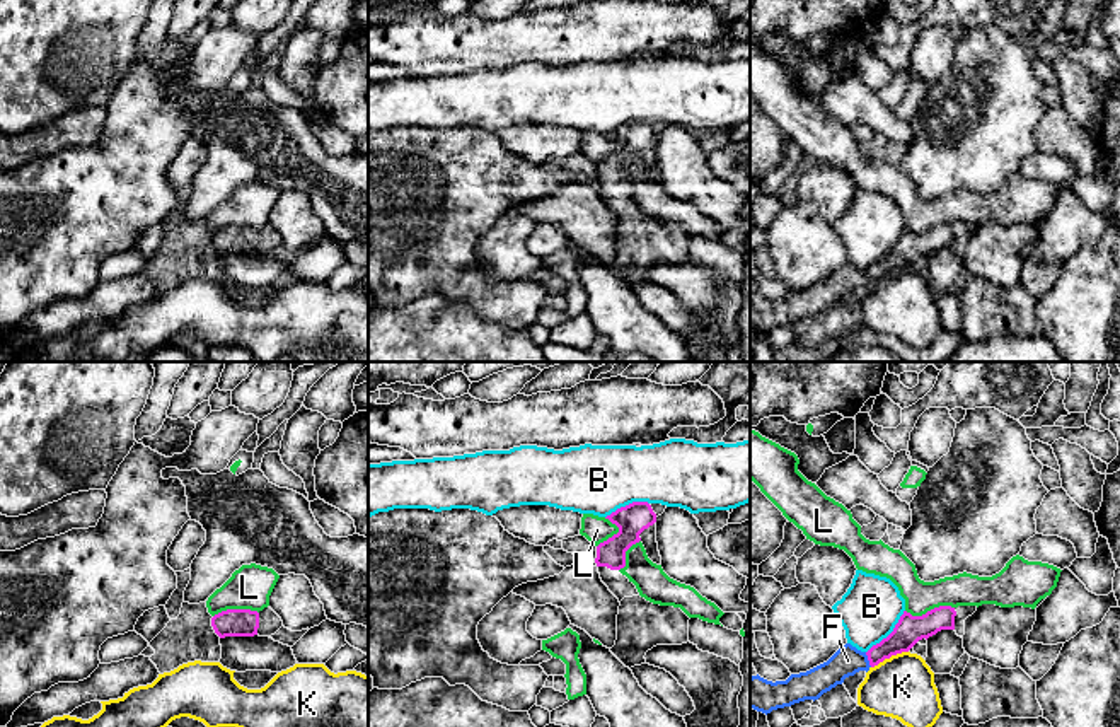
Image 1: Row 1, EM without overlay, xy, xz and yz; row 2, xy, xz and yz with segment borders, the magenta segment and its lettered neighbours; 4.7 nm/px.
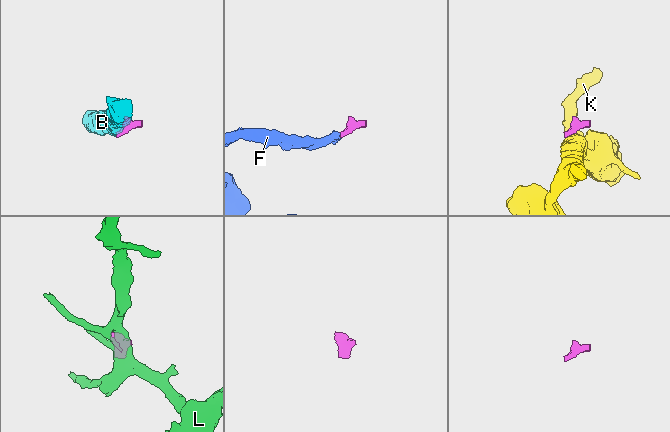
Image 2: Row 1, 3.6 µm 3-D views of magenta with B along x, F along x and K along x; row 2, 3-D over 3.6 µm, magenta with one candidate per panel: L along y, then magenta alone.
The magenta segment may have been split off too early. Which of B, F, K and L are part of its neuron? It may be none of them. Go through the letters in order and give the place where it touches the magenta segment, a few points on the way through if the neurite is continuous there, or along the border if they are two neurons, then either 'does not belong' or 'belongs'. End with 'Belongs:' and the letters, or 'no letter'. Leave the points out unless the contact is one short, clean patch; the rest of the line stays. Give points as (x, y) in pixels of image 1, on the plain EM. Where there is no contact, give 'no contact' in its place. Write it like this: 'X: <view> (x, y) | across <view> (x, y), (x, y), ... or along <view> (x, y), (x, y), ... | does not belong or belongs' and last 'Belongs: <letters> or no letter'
B: yz (890, 251) | along yz (904, 227), (895, 244), (866, 270) | does not belong
F: yz (868, 277) | across yz (909, 248), (897, 260), (868, 277), (848, 279) | belongs
K: yz (889, 275) | along yz (907, 268), (892, 272), (871, 285) | does not belong
L: yz (931, 227) | along yz (953, 224), (935, 224), (921, 232), (906, 229) | does not belong
Belongs: F

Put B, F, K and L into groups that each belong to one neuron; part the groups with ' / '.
B / F / K / L

